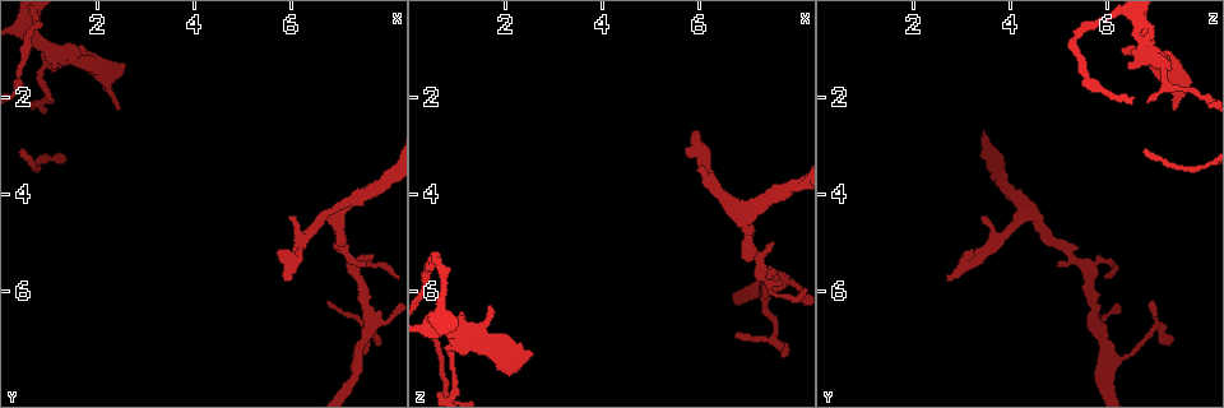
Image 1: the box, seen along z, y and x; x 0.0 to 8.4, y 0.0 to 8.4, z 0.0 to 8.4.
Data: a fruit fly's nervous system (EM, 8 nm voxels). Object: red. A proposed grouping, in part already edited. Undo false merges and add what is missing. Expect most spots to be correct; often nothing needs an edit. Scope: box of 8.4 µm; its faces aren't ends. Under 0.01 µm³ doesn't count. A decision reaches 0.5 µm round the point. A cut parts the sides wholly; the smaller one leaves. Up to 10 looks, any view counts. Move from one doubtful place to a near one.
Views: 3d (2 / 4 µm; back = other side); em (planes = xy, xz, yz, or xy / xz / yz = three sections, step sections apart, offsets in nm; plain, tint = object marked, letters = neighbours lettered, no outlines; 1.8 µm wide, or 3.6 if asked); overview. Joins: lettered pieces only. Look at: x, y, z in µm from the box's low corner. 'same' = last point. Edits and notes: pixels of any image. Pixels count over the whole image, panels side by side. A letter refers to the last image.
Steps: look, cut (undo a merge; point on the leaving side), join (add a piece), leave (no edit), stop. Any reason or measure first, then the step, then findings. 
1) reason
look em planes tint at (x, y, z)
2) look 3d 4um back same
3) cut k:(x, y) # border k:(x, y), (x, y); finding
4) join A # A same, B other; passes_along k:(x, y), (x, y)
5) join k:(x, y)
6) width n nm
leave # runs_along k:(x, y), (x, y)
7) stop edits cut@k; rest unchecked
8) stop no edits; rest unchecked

branch stops here
look 3d 4um at (5.95, 5.75, 2.75)

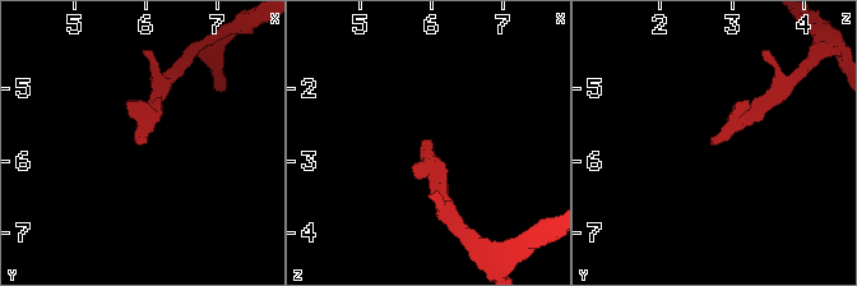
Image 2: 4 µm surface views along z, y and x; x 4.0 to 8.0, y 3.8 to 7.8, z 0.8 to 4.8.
now the EM
look em planes letters at (5.95, 5.75, 2.70)

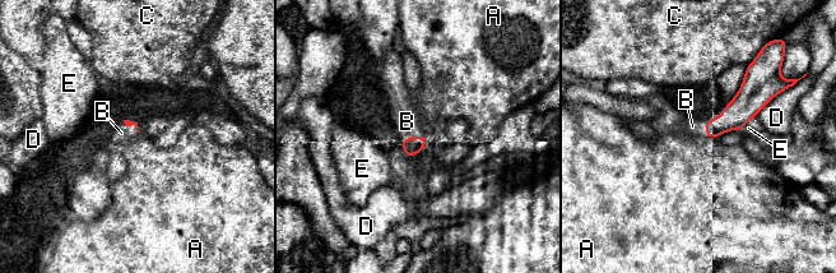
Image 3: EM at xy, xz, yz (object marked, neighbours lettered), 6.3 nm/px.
longest_contact D 220 nm
join B # A other, B same, C other, D other, E other; the neuron continues

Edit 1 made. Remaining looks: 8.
see it whole again
look overview

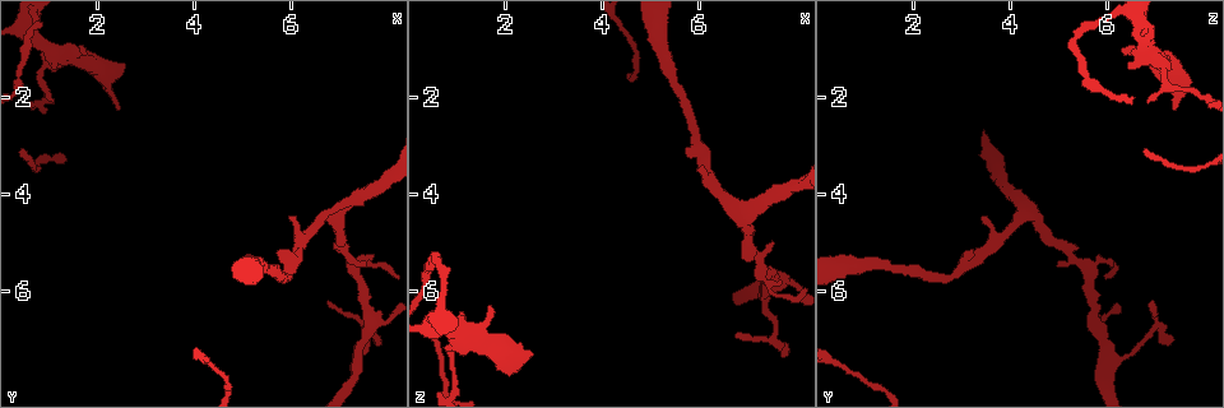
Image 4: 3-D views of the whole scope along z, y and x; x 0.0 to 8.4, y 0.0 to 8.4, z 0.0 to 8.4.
free end
look em planes tint at (2.45, 2.20, 7.40)

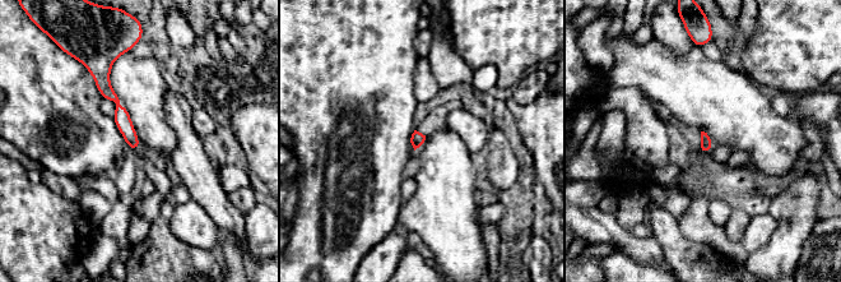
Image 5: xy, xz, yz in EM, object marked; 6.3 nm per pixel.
look em planes letters same

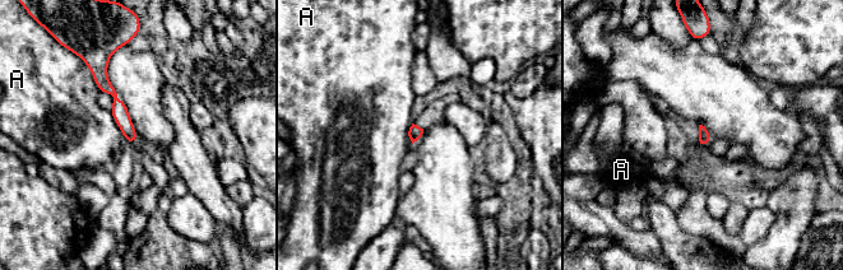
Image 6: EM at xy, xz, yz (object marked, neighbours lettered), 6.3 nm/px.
leave # A other; runs_along 6:(95, 69), (115, 96), (134, 139); none of them fits

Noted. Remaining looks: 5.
sharp bend
look em planes letters at (0.55, 0.85, 5.25)

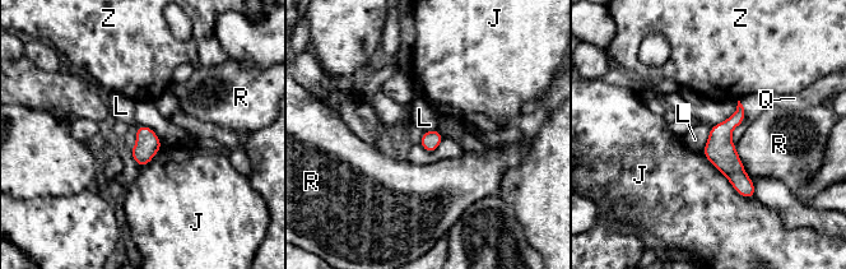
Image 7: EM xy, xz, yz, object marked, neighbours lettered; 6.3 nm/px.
longest_contact J 440 nm
leave # J other, L other, Q other, R other, Z other; runs_along 7:(739, 109), (725, 159), (752, 193); continuous, no second neuron

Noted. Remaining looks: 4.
a fork
look em planes letters at (7.65, 6.65, 5.70)

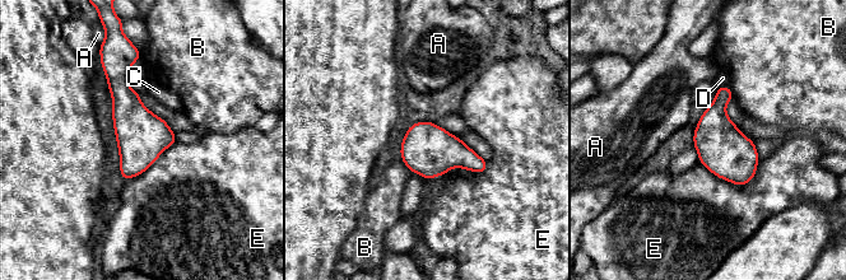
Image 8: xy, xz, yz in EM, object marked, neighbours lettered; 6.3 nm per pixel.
width 320 nm
leave # A other, B other, C other, D other, E other; border 8:(759, 159), (740, 186), (698, 160); one neuron here

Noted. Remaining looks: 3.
stop edits join@3; rest unchecked

